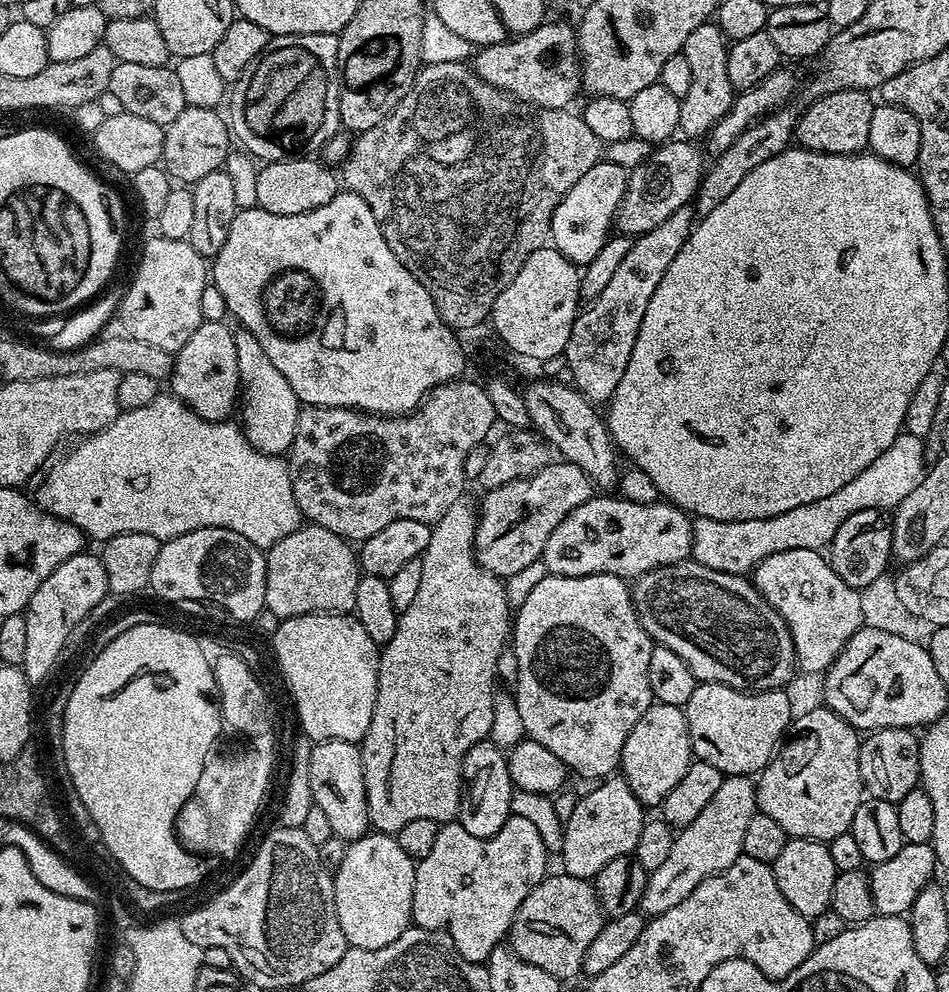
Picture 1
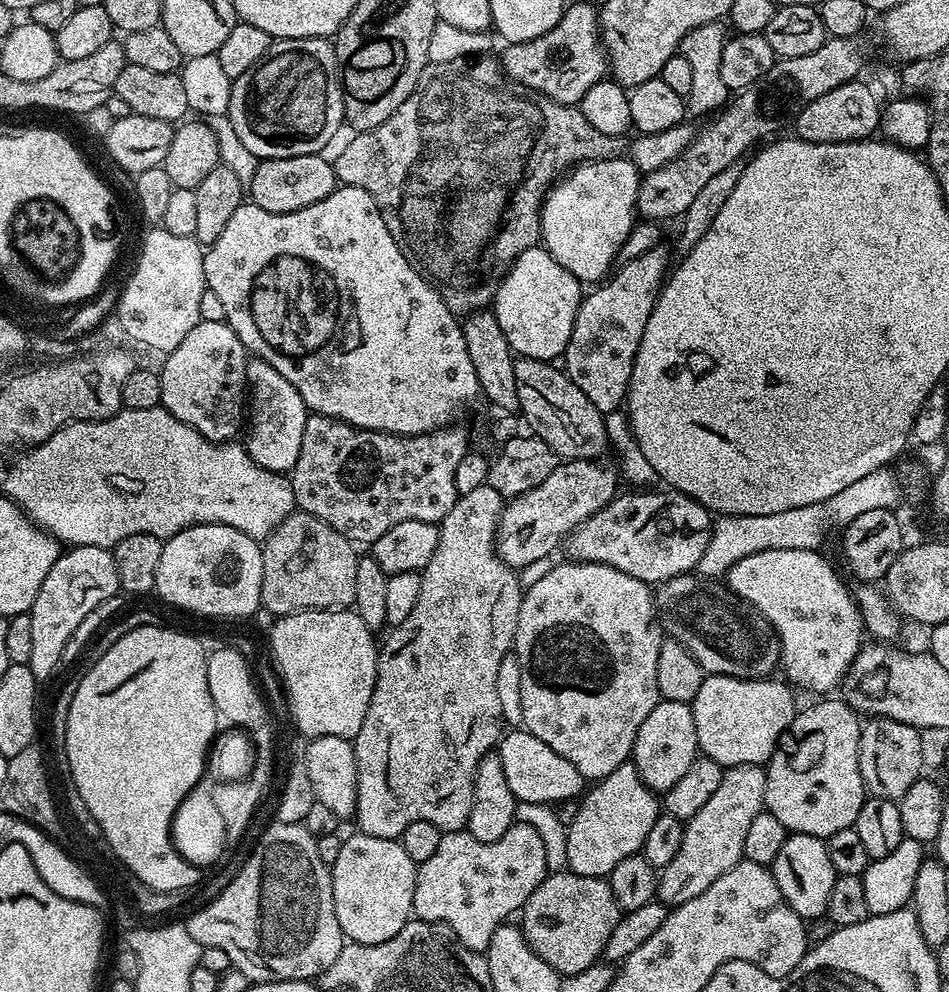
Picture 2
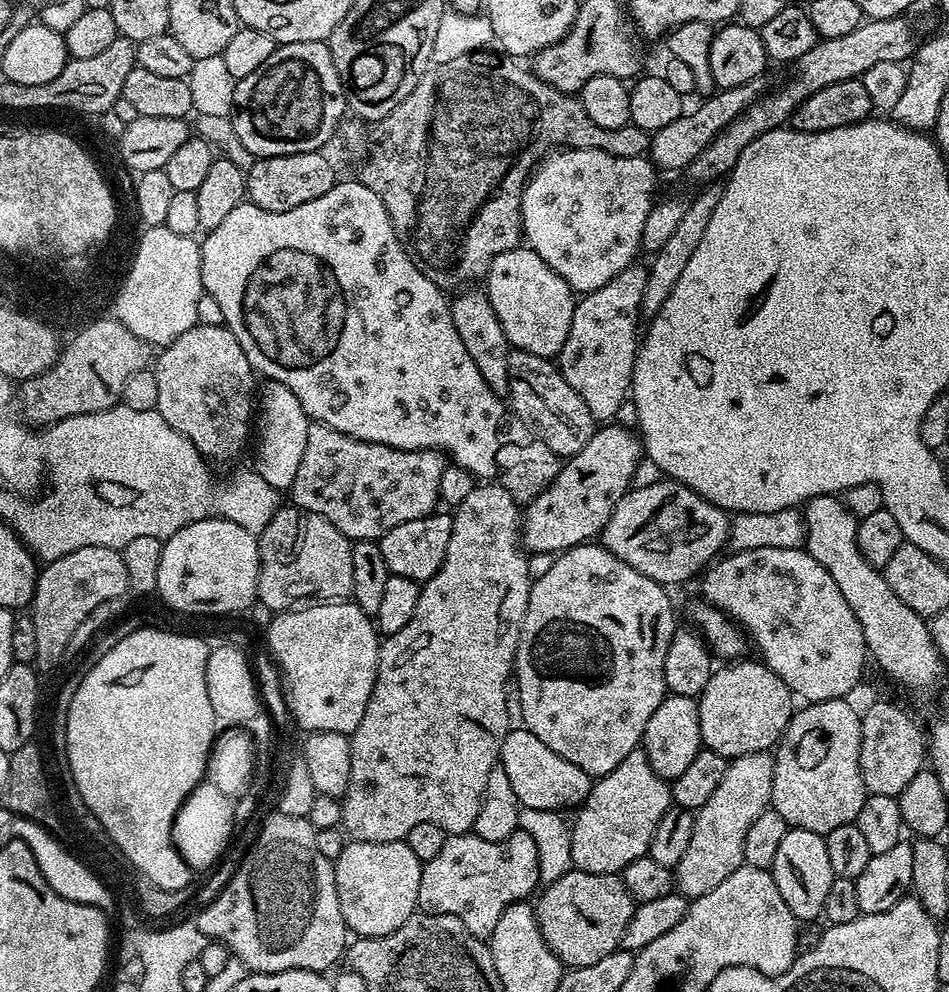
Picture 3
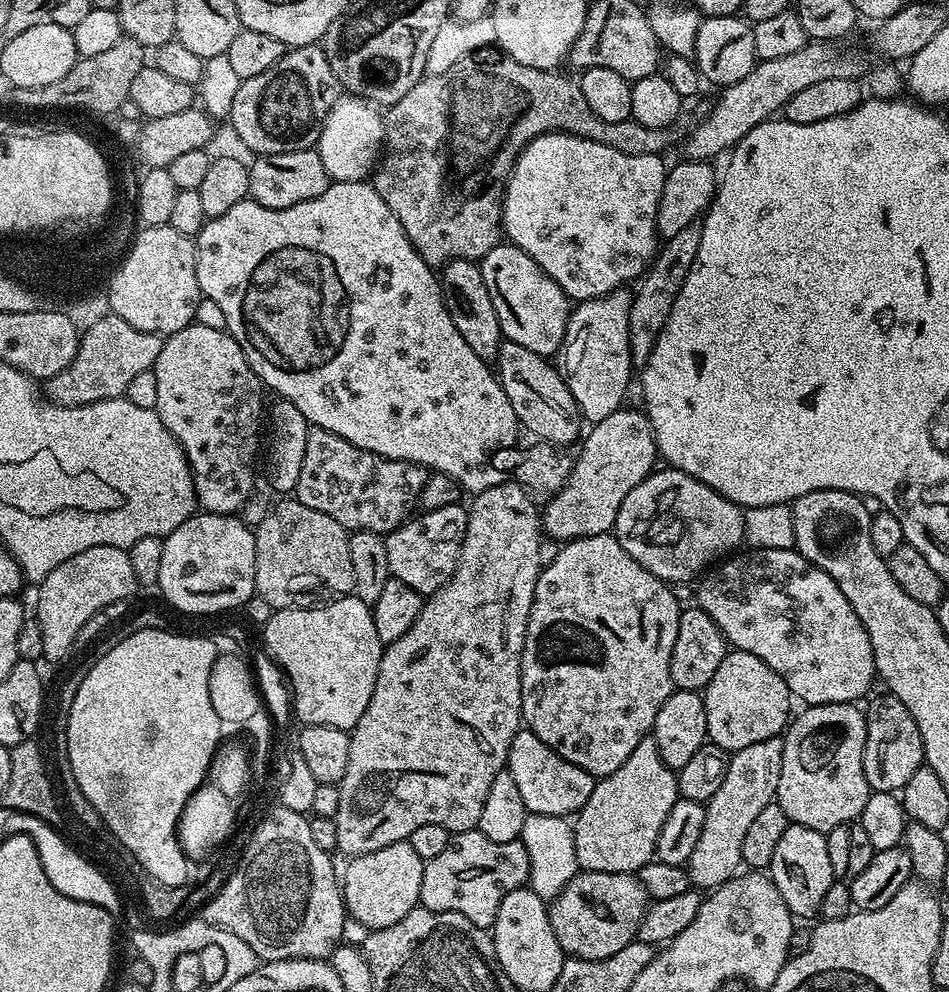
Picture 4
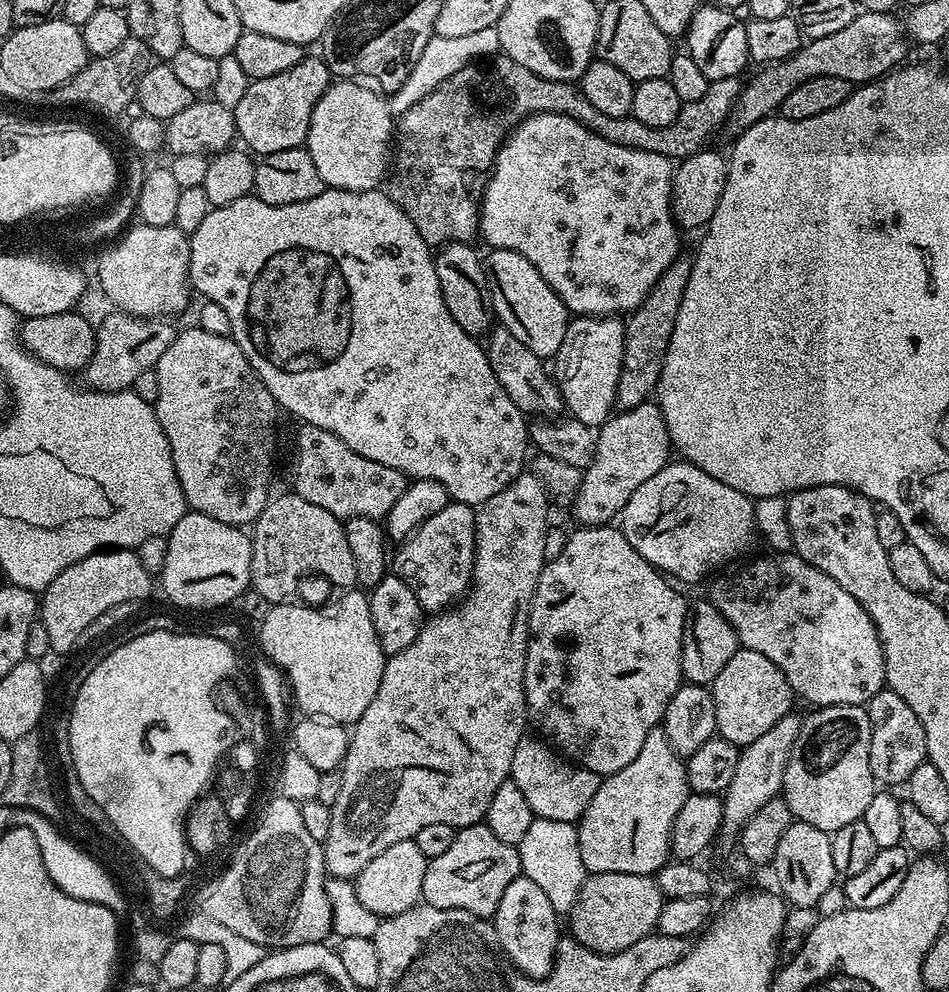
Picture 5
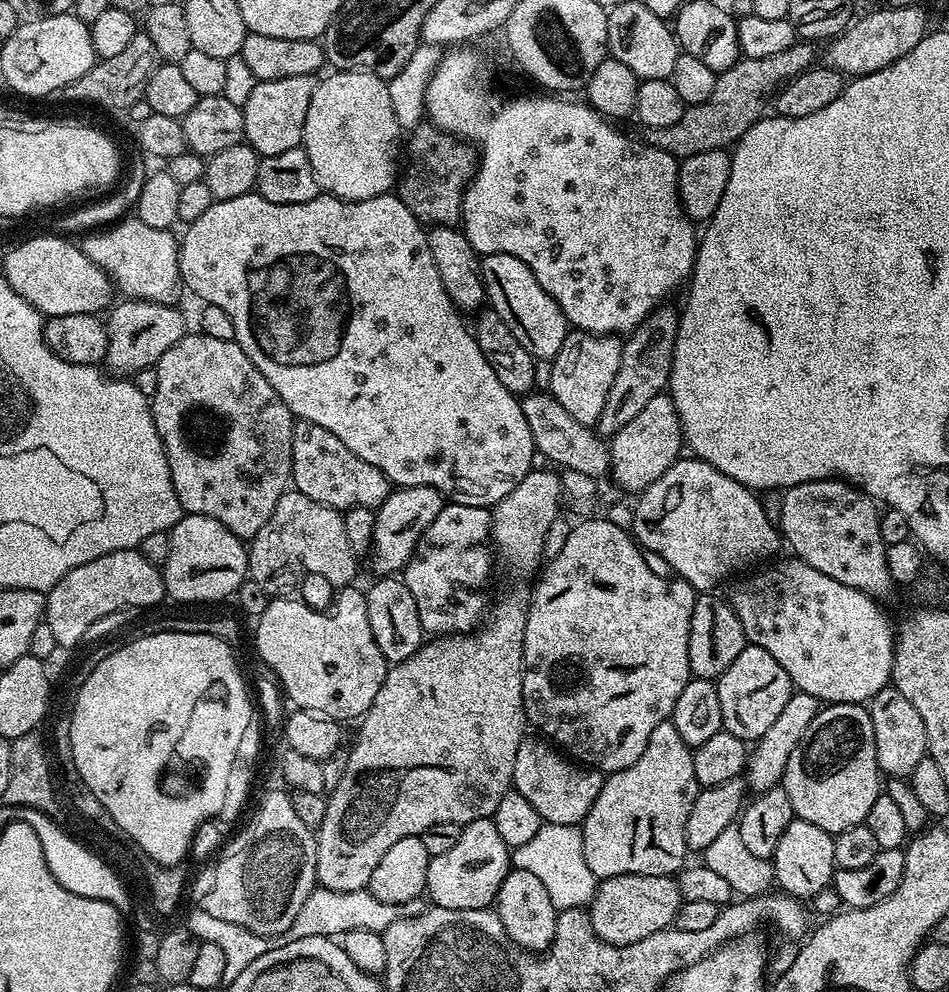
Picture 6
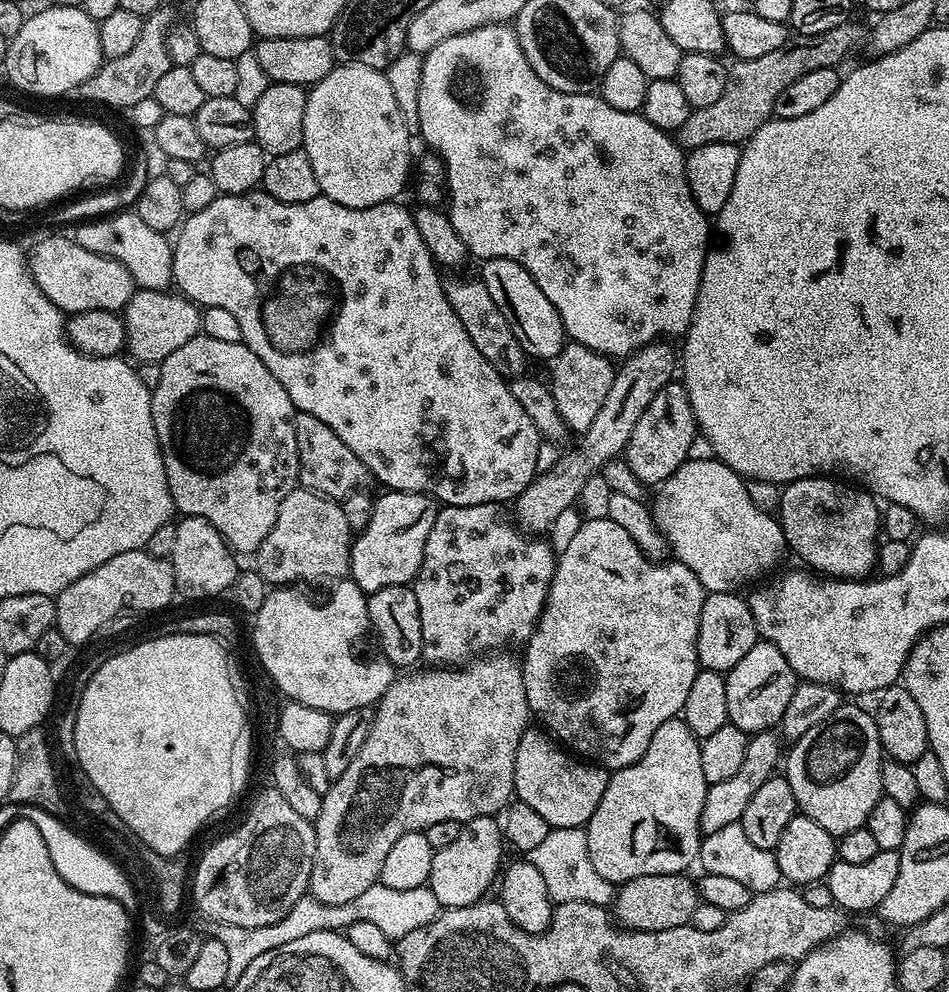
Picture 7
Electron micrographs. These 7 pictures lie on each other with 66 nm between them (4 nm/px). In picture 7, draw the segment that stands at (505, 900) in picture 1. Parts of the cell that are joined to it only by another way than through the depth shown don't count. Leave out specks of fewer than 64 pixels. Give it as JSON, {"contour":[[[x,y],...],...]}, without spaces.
{"contour":[[[496,816],[465,820],[458,830],[458,839],[451,846],[435,849],[430,862],[427,887],[438,898],[441,909],[461,908],[479,904],[489,895],[488,887],[497,883],[502,872],[500,855],[506,849],[502,839],[502,824]]]}

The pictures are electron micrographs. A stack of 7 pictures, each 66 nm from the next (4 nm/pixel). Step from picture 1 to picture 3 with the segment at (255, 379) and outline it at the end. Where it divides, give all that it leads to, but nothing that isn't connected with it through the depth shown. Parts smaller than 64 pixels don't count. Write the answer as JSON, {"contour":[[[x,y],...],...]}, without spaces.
{"contour":[[[265,379],[258,388],[258,399],[254,404],[254,444],[256,440],[256,464],[254,470],[265,482],[277,490],[291,489],[294,474],[306,451],[306,434],[309,426],[302,402],[294,398],[294,390],[282,386],[282,382]]]}

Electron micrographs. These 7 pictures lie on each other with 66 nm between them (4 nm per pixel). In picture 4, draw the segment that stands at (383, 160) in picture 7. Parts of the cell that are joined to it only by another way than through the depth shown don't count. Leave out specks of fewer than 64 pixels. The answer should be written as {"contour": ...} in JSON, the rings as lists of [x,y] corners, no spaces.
{"contour":[[[341,95],[328,111],[320,131],[317,152],[333,181],[367,179],[379,161],[384,141],[383,115],[363,97]]]}

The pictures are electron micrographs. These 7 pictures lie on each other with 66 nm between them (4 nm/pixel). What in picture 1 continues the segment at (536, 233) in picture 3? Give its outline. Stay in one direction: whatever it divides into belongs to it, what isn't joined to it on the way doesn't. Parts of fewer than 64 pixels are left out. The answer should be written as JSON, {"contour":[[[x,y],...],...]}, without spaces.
{"contour":[[[598,163],[586,170],[586,174],[582,174],[582,178],[574,182],[574,186],[570,186],[566,198],[562,198],[562,202],[554,210],[551,243],[573,264],[583,266],[598,258],[598,252],[613,231],[616,211],[626,194],[628,173],[629,169],[622,166]]]}

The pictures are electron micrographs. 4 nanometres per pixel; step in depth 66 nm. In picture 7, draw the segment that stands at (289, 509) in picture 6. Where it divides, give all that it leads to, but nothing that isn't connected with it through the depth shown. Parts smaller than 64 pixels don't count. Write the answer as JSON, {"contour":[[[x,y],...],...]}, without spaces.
{"contour":[[[298,486],[282,498],[274,530],[254,554],[254,568],[269,586],[292,586],[295,580],[335,582],[349,575],[353,539],[354,529],[346,522],[343,503]]]}

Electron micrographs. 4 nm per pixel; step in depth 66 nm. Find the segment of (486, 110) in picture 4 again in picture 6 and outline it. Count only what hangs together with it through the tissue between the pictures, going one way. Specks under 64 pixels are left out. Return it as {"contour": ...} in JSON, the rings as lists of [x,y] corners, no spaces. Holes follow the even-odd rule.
{"contour":[[[797,42],[790,46],[790,50],[782,50],[782,54],[773,54],[771,58],[737,60],[734,66],[717,75],[714,91],[706,102],[687,105],[682,118],[678,118],[674,126],[647,129],[647,143],[677,158],[706,154],[706,150],[731,149],[742,134],[765,115],[764,103],[767,100],[769,103],[773,93],[817,63],[816,48],[812,42]],[[428,122],[411,129],[409,136],[412,137],[406,140],[406,159],[398,180],[400,201],[425,226],[459,225],[464,190],[476,175],[478,167],[477,149],[471,143],[433,128]]]}

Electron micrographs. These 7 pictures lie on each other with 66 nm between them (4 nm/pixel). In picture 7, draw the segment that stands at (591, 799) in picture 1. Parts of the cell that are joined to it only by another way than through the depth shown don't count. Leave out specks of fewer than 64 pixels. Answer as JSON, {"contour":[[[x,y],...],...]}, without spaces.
{"contour":[[[682,718],[662,722],[662,726],[658,726],[658,731],[654,733],[654,738],[650,738],[650,746],[646,746],[646,754],[642,754],[642,758],[638,758],[638,762],[634,762],[625,768],[615,769],[609,775],[606,794],[602,794],[602,802],[598,802],[598,810],[594,810],[594,814],[588,819],[586,846],[590,850],[590,862],[593,864],[594,870],[598,870],[598,874],[602,874],[602,878],[606,878],[614,886],[622,885],[627,880],[642,878],[646,874],[687,873],[689,871],[688,867],[697,863],[700,854],[702,839],[700,819],[702,818],[702,802],[706,802],[708,786],[706,777],[702,775],[702,754],[700,753],[700,740],[698,737],[692,733],[690,726],[686,726],[686,722]]]}

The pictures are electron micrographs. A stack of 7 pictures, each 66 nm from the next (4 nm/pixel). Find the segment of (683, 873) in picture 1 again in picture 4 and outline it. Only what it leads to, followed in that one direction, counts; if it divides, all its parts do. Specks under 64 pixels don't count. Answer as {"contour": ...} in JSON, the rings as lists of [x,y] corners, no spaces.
{"contour":[[[780,736],[766,738],[766,742],[754,742],[746,750],[731,753],[722,786],[704,805],[706,822],[694,854],[687,862],[688,879],[697,889],[721,888],[742,868],[742,841],[746,830],[765,806],[777,799],[782,778],[782,750],[786,744]]]}

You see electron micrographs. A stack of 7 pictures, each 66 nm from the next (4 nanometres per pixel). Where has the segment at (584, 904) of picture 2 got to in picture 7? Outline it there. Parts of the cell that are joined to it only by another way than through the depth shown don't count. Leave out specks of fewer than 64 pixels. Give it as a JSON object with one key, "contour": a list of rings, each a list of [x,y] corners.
{"contour":[[[675,872],[674,874],[646,874],[642,878],[634,878],[633,880],[627,880],[626,883],[619,885],[614,892],[614,920],[615,923],[619,924],[621,928],[627,928],[634,932],[653,932],[654,930],[674,930],[678,926],[688,924],[691,921],[694,910],[698,905],[701,904],[700,889],[695,879],[691,880],[691,875],[681,874]]]}

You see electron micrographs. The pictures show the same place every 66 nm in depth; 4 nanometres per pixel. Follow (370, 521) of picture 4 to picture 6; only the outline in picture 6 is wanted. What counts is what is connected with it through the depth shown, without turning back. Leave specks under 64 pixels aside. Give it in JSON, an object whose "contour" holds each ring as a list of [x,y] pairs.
{"contour":[[[296,420],[292,425],[292,479],[295,491],[337,510],[380,507],[390,491],[390,481],[378,466],[362,462],[354,450],[346,450],[330,430],[322,430],[309,420]]]}

